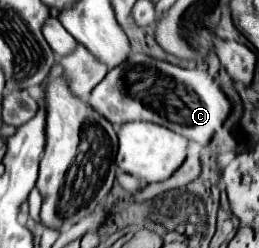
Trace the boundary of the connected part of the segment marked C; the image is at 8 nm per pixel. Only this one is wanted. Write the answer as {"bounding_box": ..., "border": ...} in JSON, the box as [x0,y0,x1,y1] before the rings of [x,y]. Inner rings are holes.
{"bounding_box":[88,53,232,143],"border":[[[132,53],[128,61],[108,71],[92,91],[88,105],[114,127],[130,121],[150,121],[198,143],[208,143],[232,111],[230,99],[206,71],[188,71],[142,53]]]}

